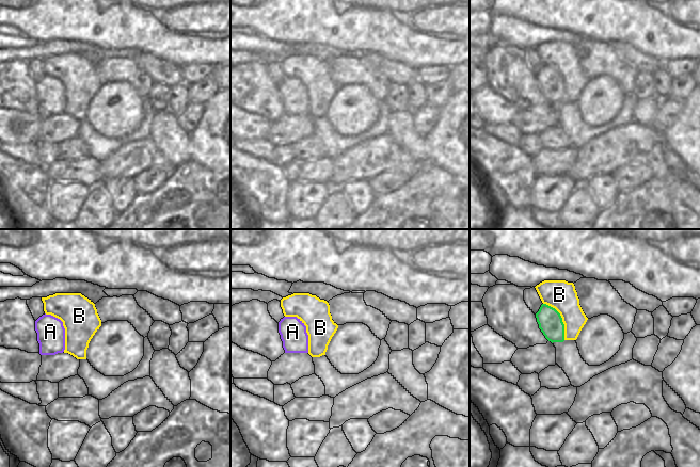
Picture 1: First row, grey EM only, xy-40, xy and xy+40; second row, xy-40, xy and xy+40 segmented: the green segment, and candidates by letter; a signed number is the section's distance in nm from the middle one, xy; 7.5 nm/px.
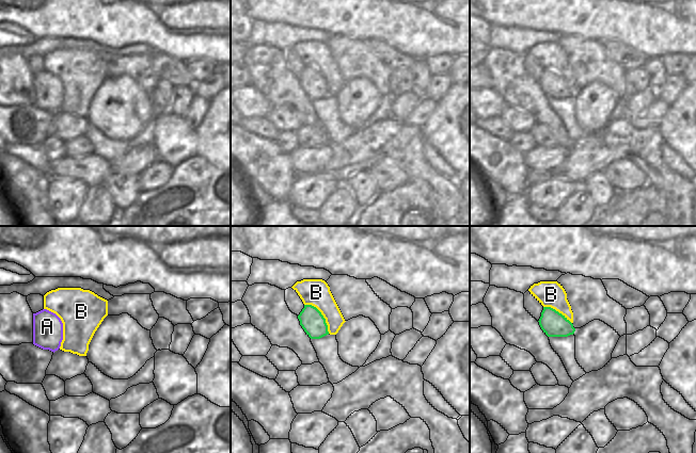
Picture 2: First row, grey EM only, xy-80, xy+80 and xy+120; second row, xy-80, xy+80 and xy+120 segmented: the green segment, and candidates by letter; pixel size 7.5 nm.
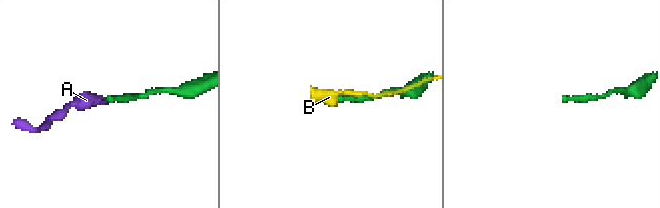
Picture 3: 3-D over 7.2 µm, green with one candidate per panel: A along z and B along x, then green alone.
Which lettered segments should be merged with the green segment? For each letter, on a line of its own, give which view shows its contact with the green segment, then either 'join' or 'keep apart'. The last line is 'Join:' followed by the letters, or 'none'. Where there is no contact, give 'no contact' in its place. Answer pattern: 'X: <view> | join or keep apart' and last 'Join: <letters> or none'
A: no contact | join
B: xy+40 | keep apart
Join: A

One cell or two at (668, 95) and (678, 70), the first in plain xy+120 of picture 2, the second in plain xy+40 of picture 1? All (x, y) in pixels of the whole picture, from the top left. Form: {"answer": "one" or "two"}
{"answer": "two"}

